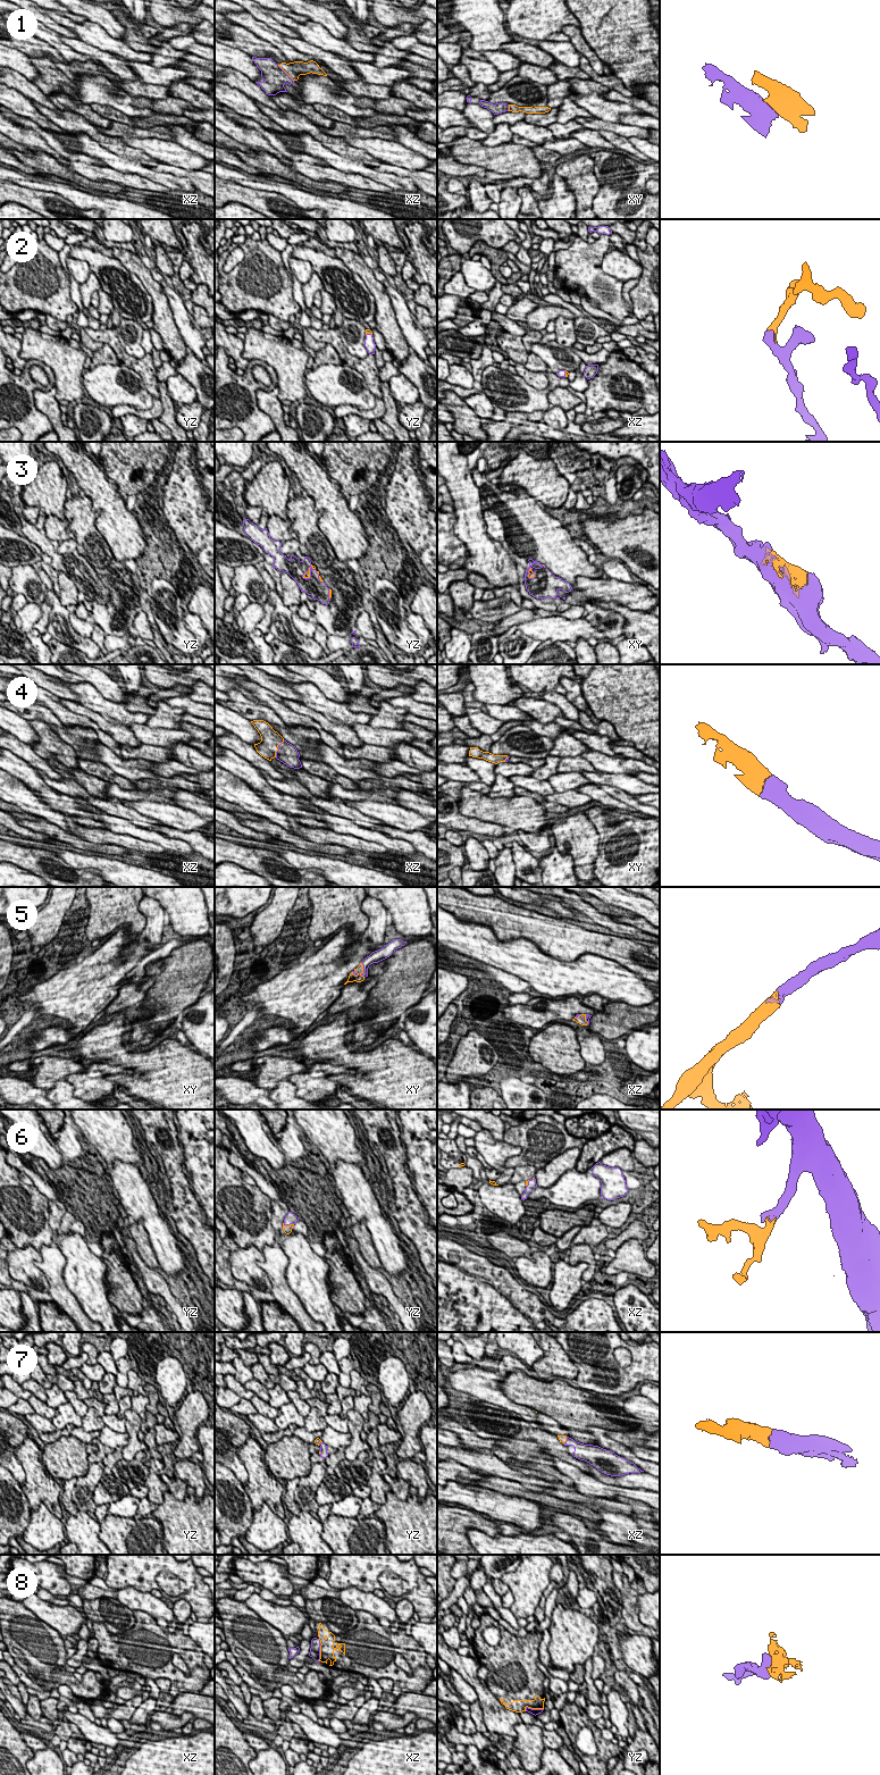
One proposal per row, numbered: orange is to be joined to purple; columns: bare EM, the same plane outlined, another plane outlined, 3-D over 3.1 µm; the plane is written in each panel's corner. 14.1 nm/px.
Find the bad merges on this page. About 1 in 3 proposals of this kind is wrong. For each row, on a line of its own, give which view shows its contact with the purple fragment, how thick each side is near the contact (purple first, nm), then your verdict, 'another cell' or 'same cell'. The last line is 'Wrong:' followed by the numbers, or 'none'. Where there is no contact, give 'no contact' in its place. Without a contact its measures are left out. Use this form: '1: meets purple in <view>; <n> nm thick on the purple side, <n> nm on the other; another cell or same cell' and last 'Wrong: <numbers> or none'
1: meets purple in xz; 320 nm thick on the purple side, 220 nm on the other; another cell
2: meets purple in yz; 140 nm thick on the purple side, 60 nm on the other; same cell
3: meets purple in yz; 260 nm thick on the purple side, 90 nm on the other; same cell
4: meets purple in xz; 280 nm thick on the purple side, 280 nm on the other; same cell
5: meets purple in xy; 160 nm thick on the purple side, 120 nm on the other; same cell
6: meets purple in yz; 160 nm thick on the purple side, 130 nm on the other; same cell
7: meets purple in xz; 190 nm thick on the purple side, 100 nm on the other; same cell
8: meets purple in xz; 160 nm thick on the purple side, 190 nm on the other; another cell
Wrong: 1, 8

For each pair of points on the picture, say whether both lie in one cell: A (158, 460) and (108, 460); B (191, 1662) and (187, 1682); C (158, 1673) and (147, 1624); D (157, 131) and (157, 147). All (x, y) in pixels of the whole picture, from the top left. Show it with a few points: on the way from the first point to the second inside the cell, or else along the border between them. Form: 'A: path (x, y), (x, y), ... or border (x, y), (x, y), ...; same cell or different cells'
A: path (145, 460), (120, 460); same cell
B: path (193, 1666), (192, 1677); same cell
C: path (182, 1677), (193, 1674), (193, 1659), (170, 1639); same cell
D: border (130, 137), (158, 137), (173, 142); different cells

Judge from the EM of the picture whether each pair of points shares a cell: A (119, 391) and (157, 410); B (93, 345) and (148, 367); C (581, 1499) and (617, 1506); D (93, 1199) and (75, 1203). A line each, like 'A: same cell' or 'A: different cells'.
A: different cells
B: different cells
C: same cell
D: same cell

